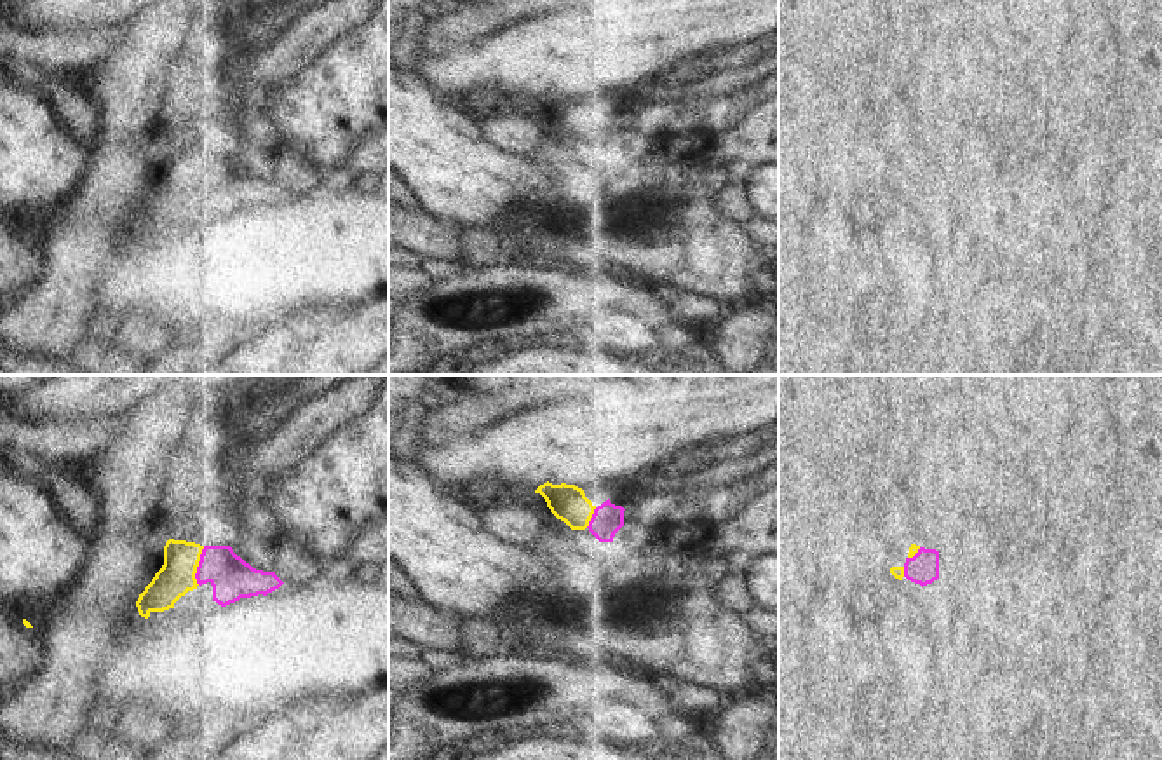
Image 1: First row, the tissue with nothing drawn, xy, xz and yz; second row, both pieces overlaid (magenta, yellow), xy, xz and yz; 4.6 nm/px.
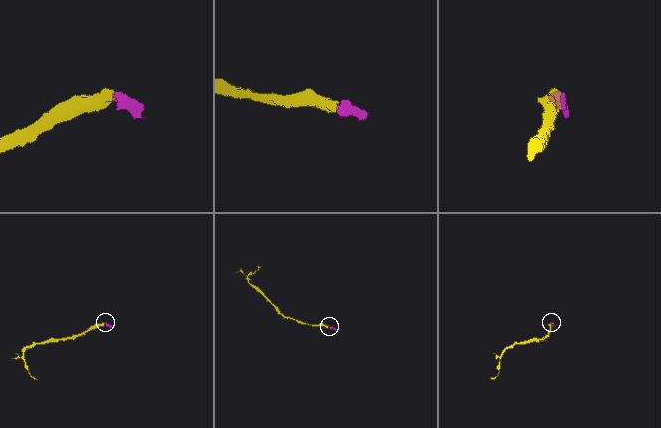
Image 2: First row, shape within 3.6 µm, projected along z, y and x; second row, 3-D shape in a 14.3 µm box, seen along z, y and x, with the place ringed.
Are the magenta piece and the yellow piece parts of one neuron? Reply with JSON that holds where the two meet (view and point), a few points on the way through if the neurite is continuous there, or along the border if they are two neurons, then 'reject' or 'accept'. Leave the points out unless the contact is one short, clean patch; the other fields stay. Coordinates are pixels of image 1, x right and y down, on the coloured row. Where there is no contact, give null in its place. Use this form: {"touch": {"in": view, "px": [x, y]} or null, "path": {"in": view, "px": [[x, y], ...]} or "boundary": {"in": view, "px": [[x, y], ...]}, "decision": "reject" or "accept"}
{"touch": {"in": "xy", "px": [199, 565]}, "path": {"in": "xy", "px": [[230, 577], [218, 565], [199, 565], [189, 565], [176, 577]]}, "decision": "accept"}

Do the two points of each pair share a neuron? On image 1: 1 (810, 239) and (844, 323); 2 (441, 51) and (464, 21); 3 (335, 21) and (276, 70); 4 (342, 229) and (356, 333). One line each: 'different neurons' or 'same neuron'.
1: same neuron
2: different neurons
3: same neuron
4: different neurons

